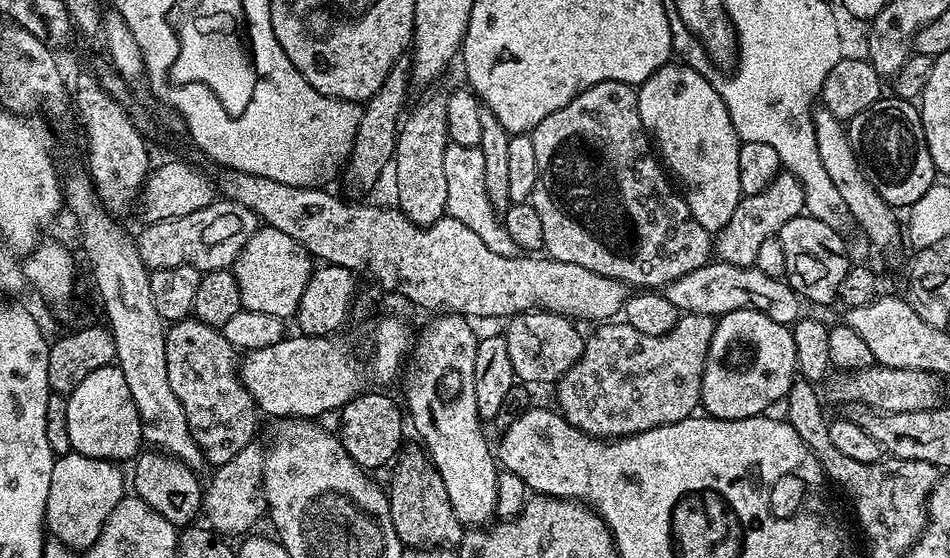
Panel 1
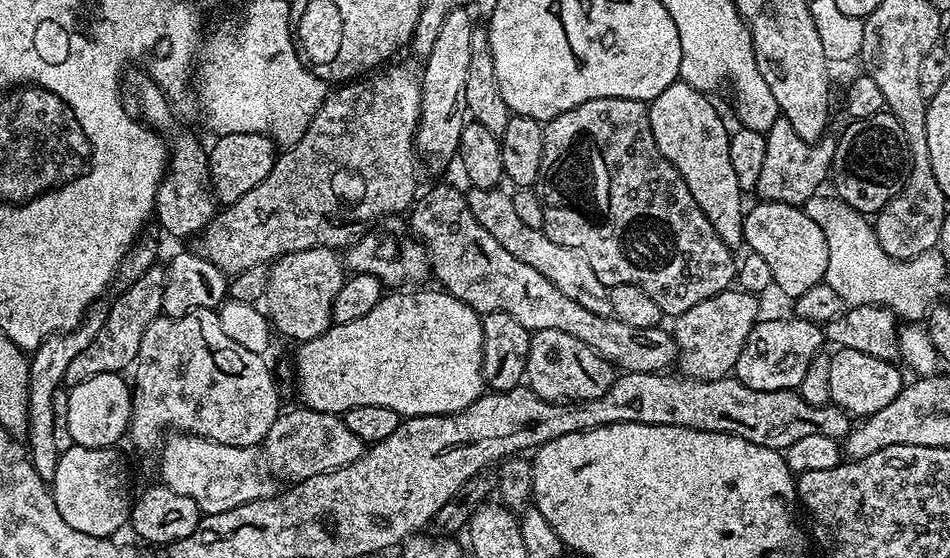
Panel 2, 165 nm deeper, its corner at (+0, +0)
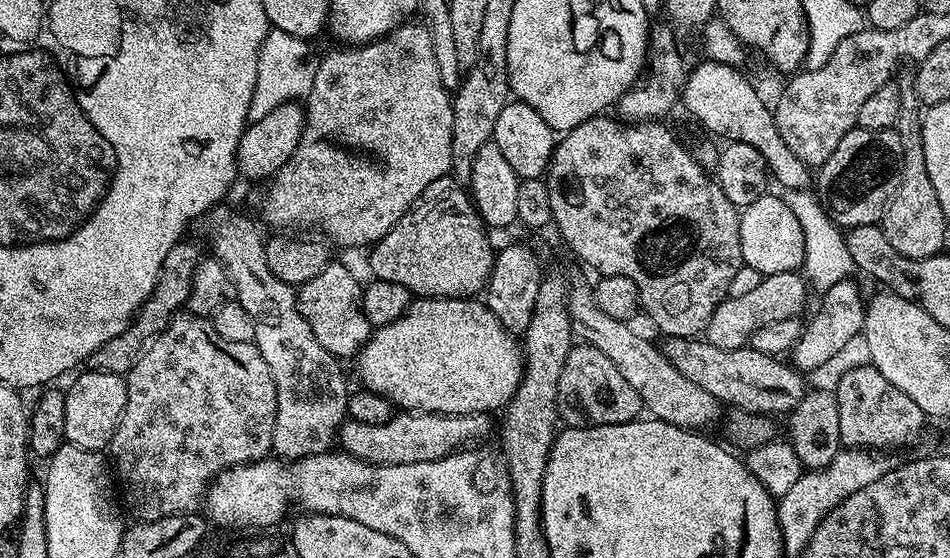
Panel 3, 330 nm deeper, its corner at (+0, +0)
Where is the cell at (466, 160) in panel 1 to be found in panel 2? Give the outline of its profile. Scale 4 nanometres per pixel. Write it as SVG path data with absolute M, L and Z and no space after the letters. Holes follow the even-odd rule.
M500 186L472 188L467 193L468 209L474 214L474 218L478 218L486 234L492 235L498 241L498 246L510 250L514 258L522 258L526 266L534 266L534 270L538 270L542 278L550 278L550 282L554 282L554 286L558 286L558 290L562 290L566 298L578 302L578 306L584 306L586 310L594 310L594 314L599 316L612 315L608 297L609 288L602 282L598 282L598 274L594 274L594 266L590 266L590 262L578 250L554 242L539 228L525 226L514 210L512 192L508 190L503 192L502 189L503 187Z

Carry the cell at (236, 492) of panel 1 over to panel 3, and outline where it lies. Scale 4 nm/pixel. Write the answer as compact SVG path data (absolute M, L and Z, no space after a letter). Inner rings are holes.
M405 412L393 414L390 422L382 426L366 426L366 422L345 419L338 433L338 444L349 456L363 460L365 464L413 464L440 460L443 456L453 455L461 446L468 446L471 440L480 440L492 428L493 417L487 412L443 416L437 412Z

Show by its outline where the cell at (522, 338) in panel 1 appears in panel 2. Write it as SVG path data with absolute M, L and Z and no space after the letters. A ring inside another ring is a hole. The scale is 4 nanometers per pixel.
M542 330L532 333L530 354L526 362L526 384L534 394L553 402L571 402L600 398L610 390L614 379L612 363L602 358L586 342L578 342L562 330Z

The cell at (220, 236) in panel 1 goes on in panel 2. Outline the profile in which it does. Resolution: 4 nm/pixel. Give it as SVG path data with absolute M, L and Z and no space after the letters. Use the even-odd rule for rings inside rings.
M395 64L388 66L393 66L393 68L385 67L383 70L365 74L351 82L341 83L337 87L340 88L337 92L336 89L329 91L328 99L322 102L318 114L314 114L304 137L297 144L285 147L277 155L270 174L266 174L264 181L258 186L254 186L254 190L242 194L242 198L238 198L238 202L217 211L215 218L206 225L202 235L195 241L195 243L197 242L194 244L195 251L199 252L202 258L214 262L214 266L218 266L225 274L235 274L242 270L250 270L250 266L267 265L278 259L279 256L285 256L298 250L310 250L311 248L347 249L353 240L364 235L369 226L375 225L372 224L375 220L380 220L383 216L392 216L395 212L402 211L403 208L405 210L411 209L418 196L418 191L416 192L416 164L418 168L416 127L420 117L420 72L417 69L407 68L404 64Z

